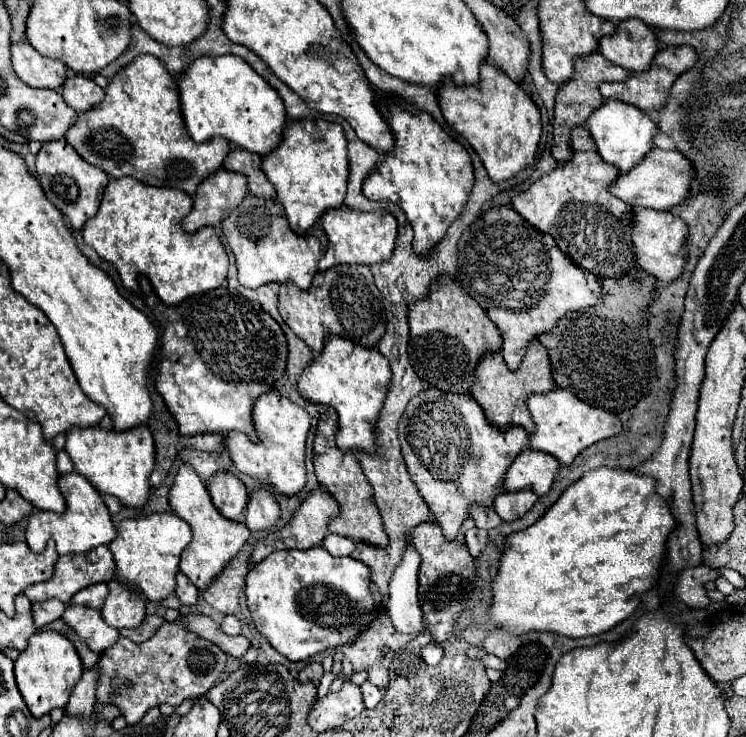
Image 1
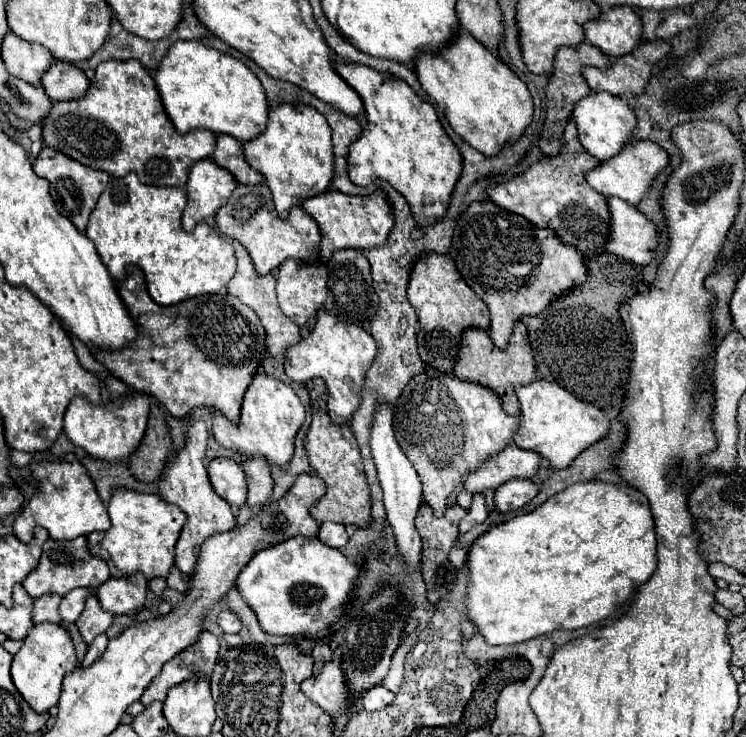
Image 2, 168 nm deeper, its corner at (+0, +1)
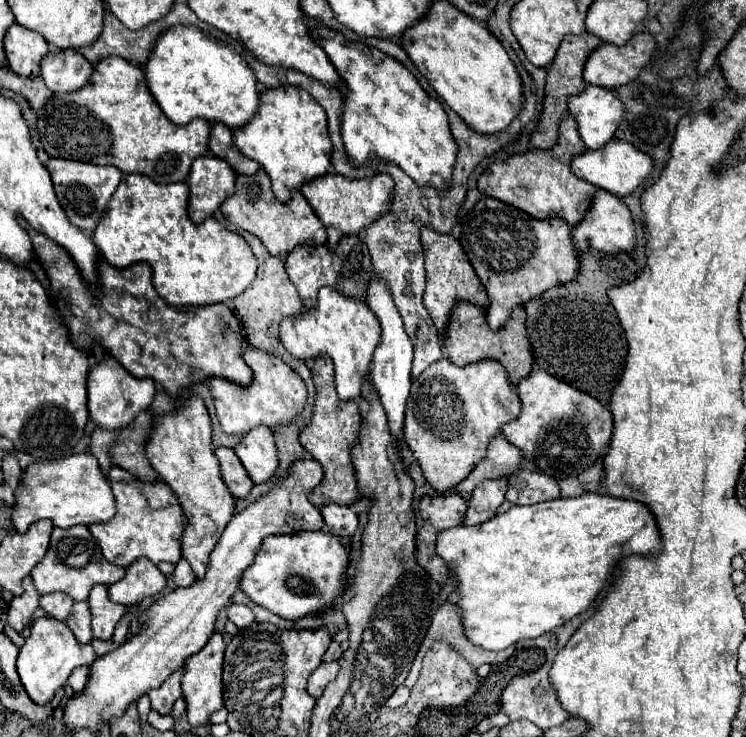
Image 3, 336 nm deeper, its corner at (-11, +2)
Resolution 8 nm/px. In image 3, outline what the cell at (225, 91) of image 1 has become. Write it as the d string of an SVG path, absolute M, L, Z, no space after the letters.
M172 27L164 35L158 37L152 55L146 63L146 81L148 87L158 101L164 115L176 125L188 125L190 119L206 119L208 123L224 123L230 129L244 127L252 121L260 107L260 87L254 79L254 71L248 63L232 49L218 45L208 39L198 27Z

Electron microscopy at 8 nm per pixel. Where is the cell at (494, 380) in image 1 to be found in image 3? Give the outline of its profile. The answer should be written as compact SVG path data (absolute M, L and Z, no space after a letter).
M456 303L456 309L452 311L452 321L448 325L444 347L446 347L448 359L458 367L466 367L470 363L484 361L484 359L492 359L492 361L502 363L506 367L508 377L514 387L518 385L518 381L522 377L530 375L532 365L534 365L530 339L528 339L528 331L526 331L526 315L524 315L522 307L516 307L512 311L512 317L508 319L508 323L500 331L492 331L486 323L484 311L480 311L478 305Z

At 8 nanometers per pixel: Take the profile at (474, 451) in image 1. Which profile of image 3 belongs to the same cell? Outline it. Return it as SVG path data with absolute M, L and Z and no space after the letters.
M448 359L432 363L412 381L406 405L404 439L438 495L454 491L468 471L484 459L488 443L502 433L504 423L520 415L520 399L506 369L498 361L456 367Z

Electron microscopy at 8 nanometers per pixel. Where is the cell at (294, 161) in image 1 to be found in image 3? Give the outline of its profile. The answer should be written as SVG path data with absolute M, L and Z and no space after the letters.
M300 87L262 91L256 117L248 125L234 129L234 145L242 155L258 161L266 169L272 179L272 191L282 203L290 199L292 191L326 175L332 165L332 141L328 135L326 111Z

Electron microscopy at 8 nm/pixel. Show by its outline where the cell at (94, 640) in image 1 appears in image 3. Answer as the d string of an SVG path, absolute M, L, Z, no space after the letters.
M96 585L90 591L88 605L92 611L92 633L94 633L94 637L108 641L112 637L116 623L124 617L126 607L110 601L104 585Z

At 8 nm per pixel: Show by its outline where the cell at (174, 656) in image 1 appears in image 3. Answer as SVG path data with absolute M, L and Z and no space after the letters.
M182 669L174 671L158 689L152 689L148 693L150 699L152 699L152 709L160 711L162 715L168 715L172 703L182 695L180 681L182 681Z

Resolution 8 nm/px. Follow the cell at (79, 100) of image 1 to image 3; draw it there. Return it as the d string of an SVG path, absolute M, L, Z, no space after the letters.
M52 49L40 63L40 75L54 93L72 93L84 87L92 75L92 65L76 49Z

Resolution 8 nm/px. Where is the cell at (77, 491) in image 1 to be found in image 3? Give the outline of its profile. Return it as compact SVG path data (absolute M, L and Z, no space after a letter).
M80 453L62 457L58 461L40 461L28 465L16 491L12 523L18 533L26 533L28 527L40 519L52 519L54 527L68 529L74 525L108 523L114 519L114 515L114 495L106 475L98 465L98 459L92 453Z

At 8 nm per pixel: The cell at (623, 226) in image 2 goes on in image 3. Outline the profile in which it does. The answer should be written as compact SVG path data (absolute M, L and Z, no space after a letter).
M596 191L592 201L592 209L580 223L580 227L572 229L572 241L580 251L604 251L604 253L632 253L636 249L636 223L630 217L630 209L626 203L616 197L608 195L608 191Z

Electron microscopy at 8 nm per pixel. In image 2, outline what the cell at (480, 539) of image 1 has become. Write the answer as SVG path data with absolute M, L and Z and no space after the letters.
M475 492L473 494L473 502L467 510L467 516L459 522L459 532L465 534L467 530L471 530L475 524L483 522L487 518L487 508L485 508L485 496L483 492Z

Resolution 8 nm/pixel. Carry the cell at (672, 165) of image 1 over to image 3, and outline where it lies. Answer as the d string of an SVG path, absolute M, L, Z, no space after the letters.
M612 139L602 149L586 151L584 155L576 157L572 161L572 171L580 179L584 179L584 181L608 191L608 193L614 193L618 197L626 197L648 179L648 175L652 171L652 155L644 155L644 151L632 147L630 143L624 143L620 139Z

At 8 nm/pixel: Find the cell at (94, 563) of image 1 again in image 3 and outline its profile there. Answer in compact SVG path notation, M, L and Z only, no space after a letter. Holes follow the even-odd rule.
M76 525L70 529L54 529L52 537L50 537L50 547L46 557L32 569L32 579L34 585L38 589L40 595L48 595L54 591L64 591L68 593L74 601L84 601L90 595L90 589L94 585L112 585L116 581L120 581L124 577L124 569L120 569L118 565L112 565L104 559L104 555L100 553L100 545L96 543L96 539L90 535L88 527L84 525ZM84 553L84 565L80 565L80 561L76 563L78 567L72 567L70 559L74 559L74 555Z

